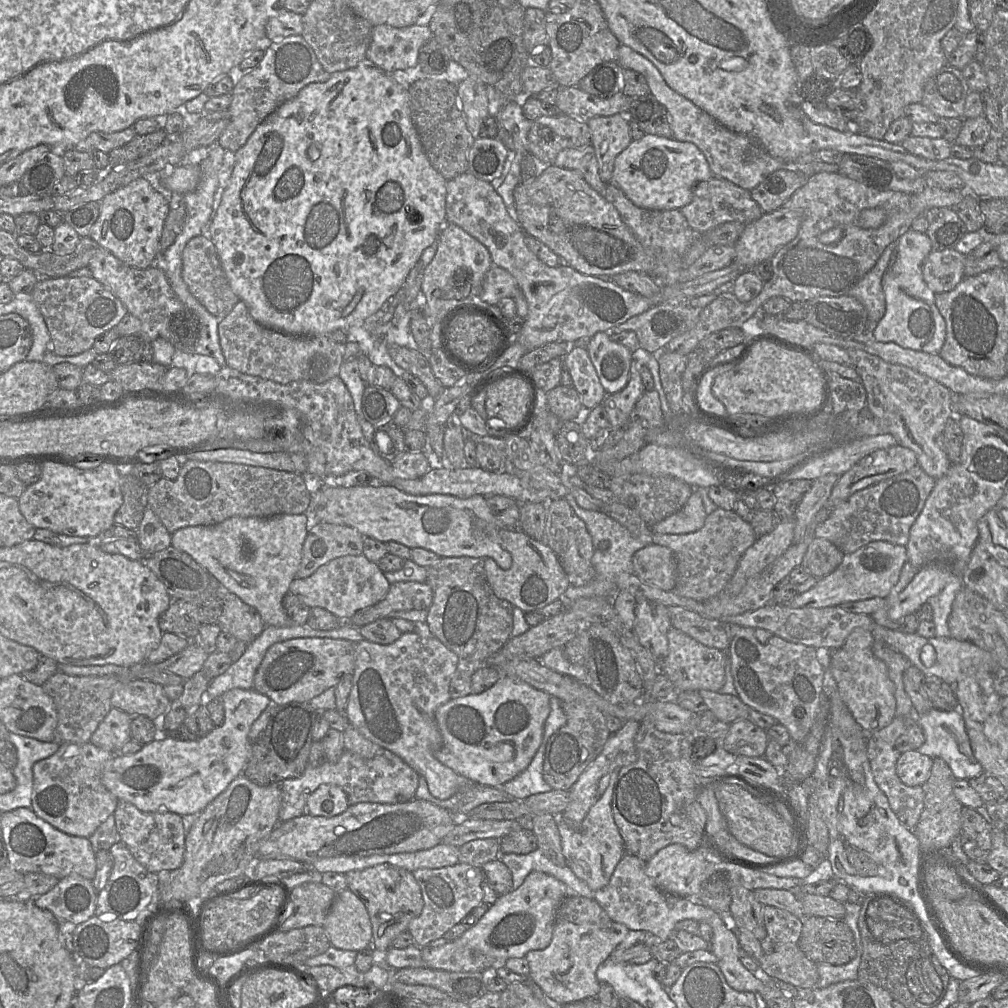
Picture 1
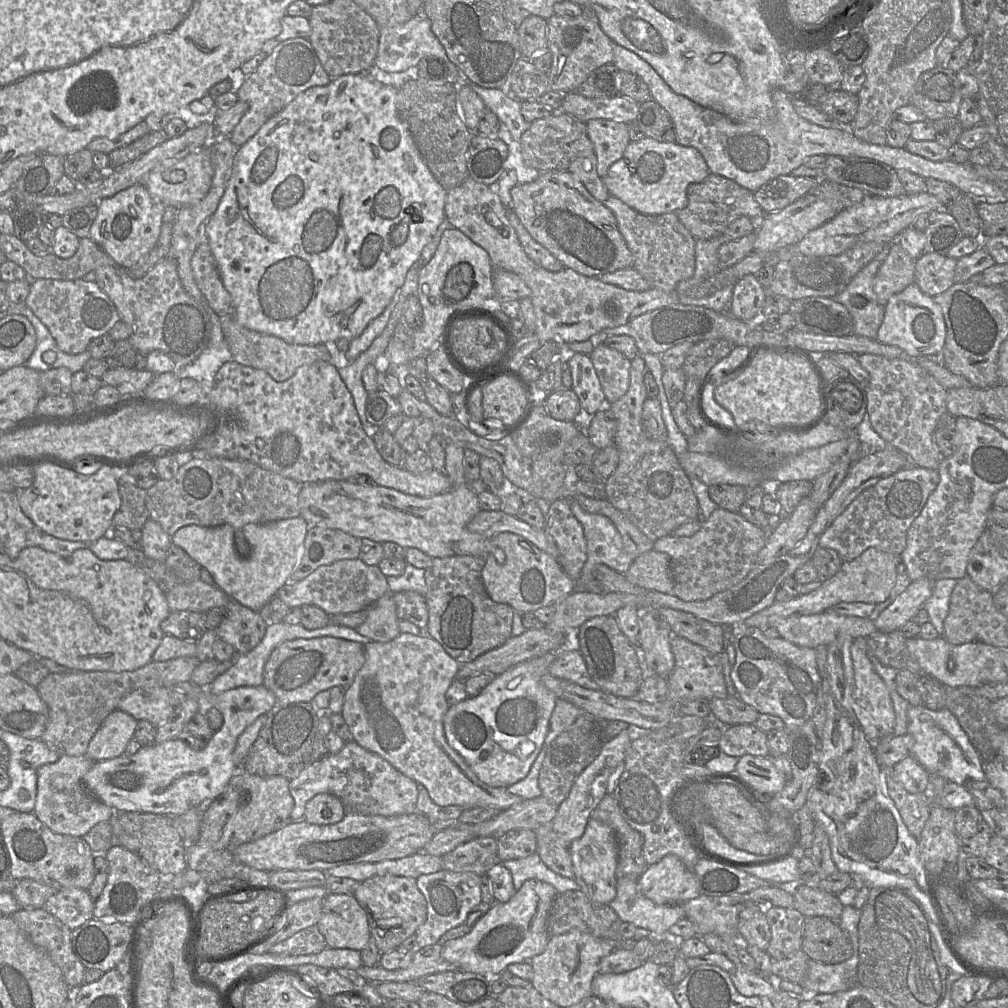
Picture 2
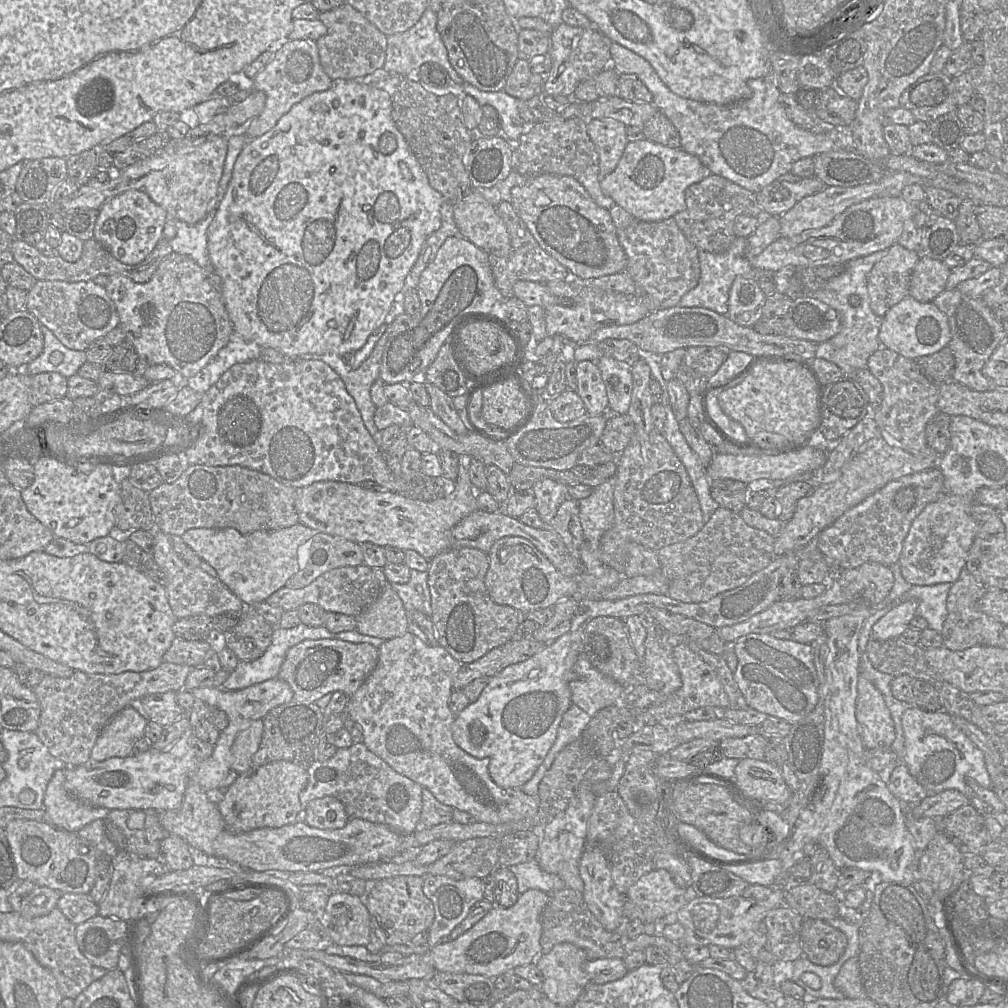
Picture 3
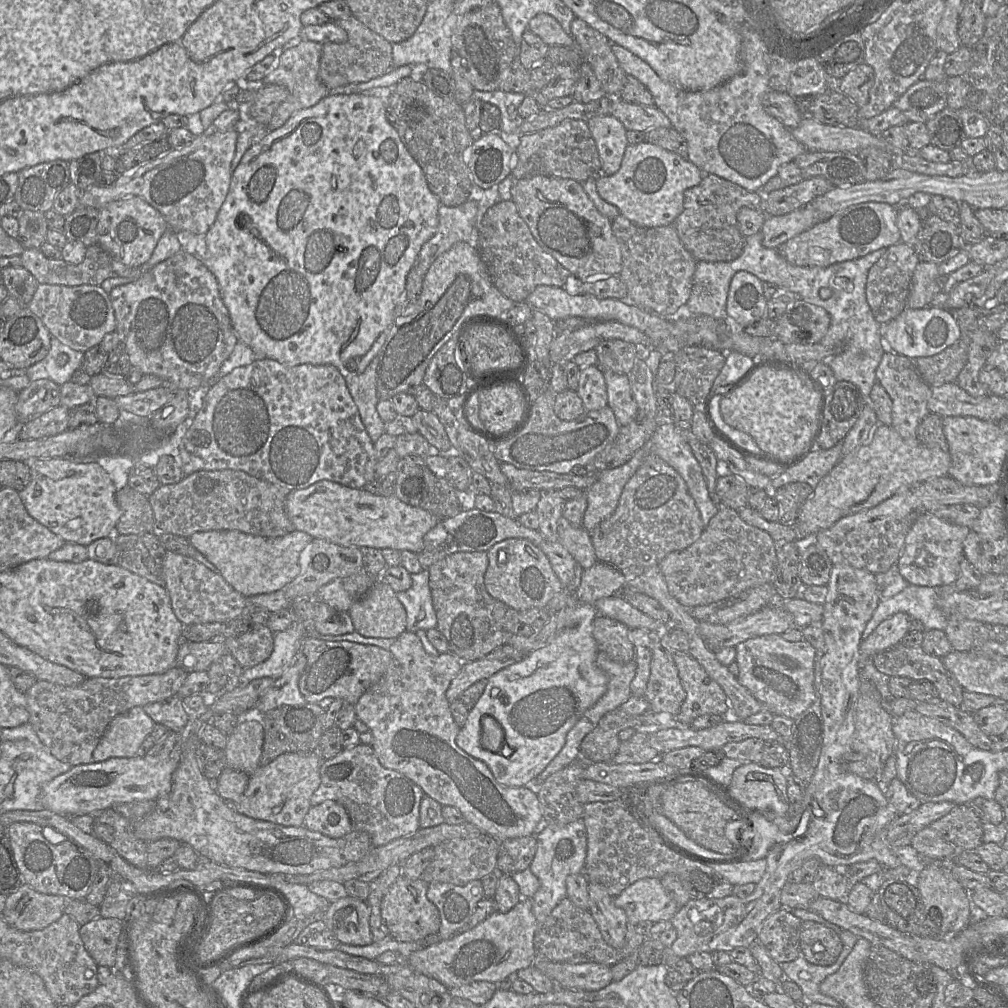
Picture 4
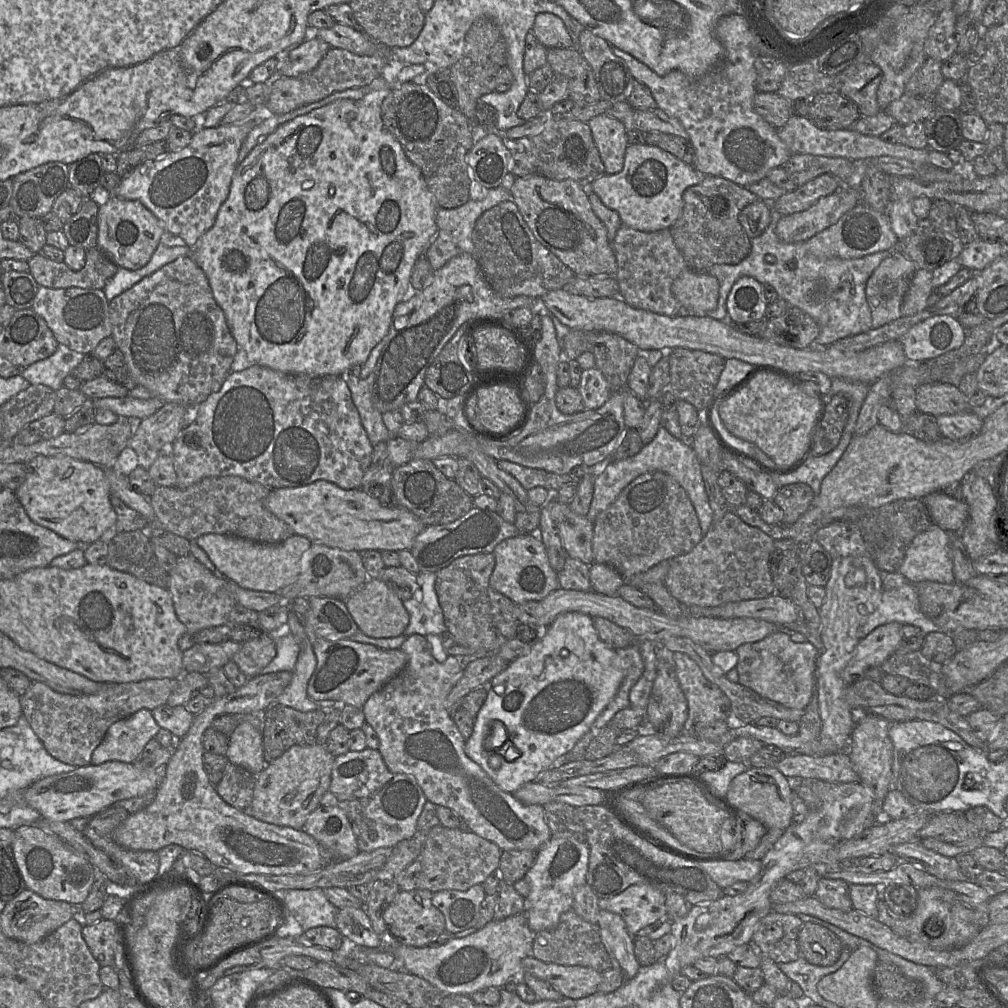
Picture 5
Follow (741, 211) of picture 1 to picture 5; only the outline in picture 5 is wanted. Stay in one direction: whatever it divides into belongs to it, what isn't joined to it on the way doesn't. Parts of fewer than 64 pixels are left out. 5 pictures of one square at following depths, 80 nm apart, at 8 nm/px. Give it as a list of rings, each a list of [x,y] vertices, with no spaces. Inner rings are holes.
[[[705,176],[699,185],[687,188],[682,213],[669,229],[688,268],[707,272],[715,265],[736,265],[744,260],[751,252],[751,239],[739,223],[739,214],[758,200],[747,188],[716,176]]]

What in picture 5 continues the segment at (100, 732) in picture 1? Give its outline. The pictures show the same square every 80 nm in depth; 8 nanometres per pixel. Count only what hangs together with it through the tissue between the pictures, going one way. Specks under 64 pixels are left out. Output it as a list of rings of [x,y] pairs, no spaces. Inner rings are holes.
[[[138,710],[109,727],[92,754],[91,764],[100,765],[109,761],[135,763],[145,745],[155,738],[160,729],[150,710]]]

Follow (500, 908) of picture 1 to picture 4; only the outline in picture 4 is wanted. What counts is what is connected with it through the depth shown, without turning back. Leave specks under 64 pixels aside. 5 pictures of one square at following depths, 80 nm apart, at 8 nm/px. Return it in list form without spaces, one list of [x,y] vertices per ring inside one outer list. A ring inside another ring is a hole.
[[[522,898],[509,912],[495,911],[473,929],[421,948],[404,959],[414,971],[440,981],[447,988],[474,981],[496,983],[533,965],[536,960],[534,936],[537,926],[531,898]]]

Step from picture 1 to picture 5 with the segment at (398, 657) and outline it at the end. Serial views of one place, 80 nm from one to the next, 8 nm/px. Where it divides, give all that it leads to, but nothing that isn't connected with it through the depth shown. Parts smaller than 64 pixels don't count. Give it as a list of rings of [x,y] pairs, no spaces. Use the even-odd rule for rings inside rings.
[[[419,634],[406,637],[400,649],[407,655],[405,667],[373,693],[362,707],[365,722],[377,733],[378,751],[388,770],[414,777],[428,801],[456,812],[469,830],[495,843],[501,850],[538,851],[552,837],[543,806],[524,804],[513,793],[503,791],[481,766],[466,755],[466,739],[445,707],[445,699],[463,671],[464,656],[448,655],[444,662],[438,662],[426,637]]]

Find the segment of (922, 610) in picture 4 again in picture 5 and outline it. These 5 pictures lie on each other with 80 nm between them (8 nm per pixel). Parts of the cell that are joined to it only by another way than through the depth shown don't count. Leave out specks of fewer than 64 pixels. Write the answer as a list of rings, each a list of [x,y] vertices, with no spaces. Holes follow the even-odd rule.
[[[911,583],[888,591],[882,589],[877,608],[860,630],[860,639],[865,638],[878,626],[890,622],[916,626],[924,635],[940,632],[940,628],[922,613],[915,584]]]

